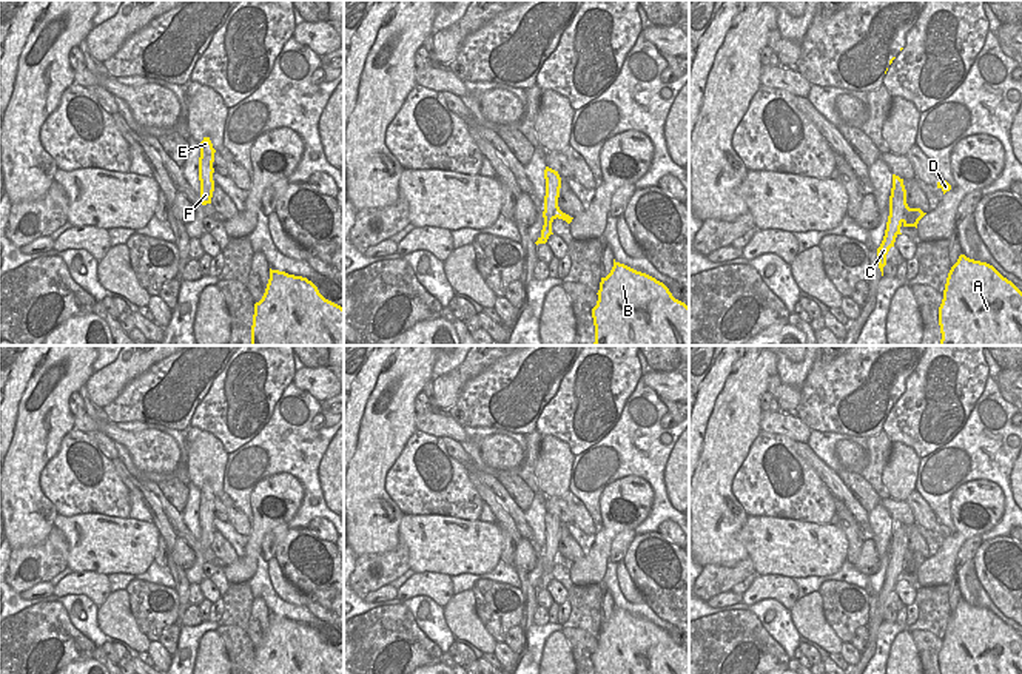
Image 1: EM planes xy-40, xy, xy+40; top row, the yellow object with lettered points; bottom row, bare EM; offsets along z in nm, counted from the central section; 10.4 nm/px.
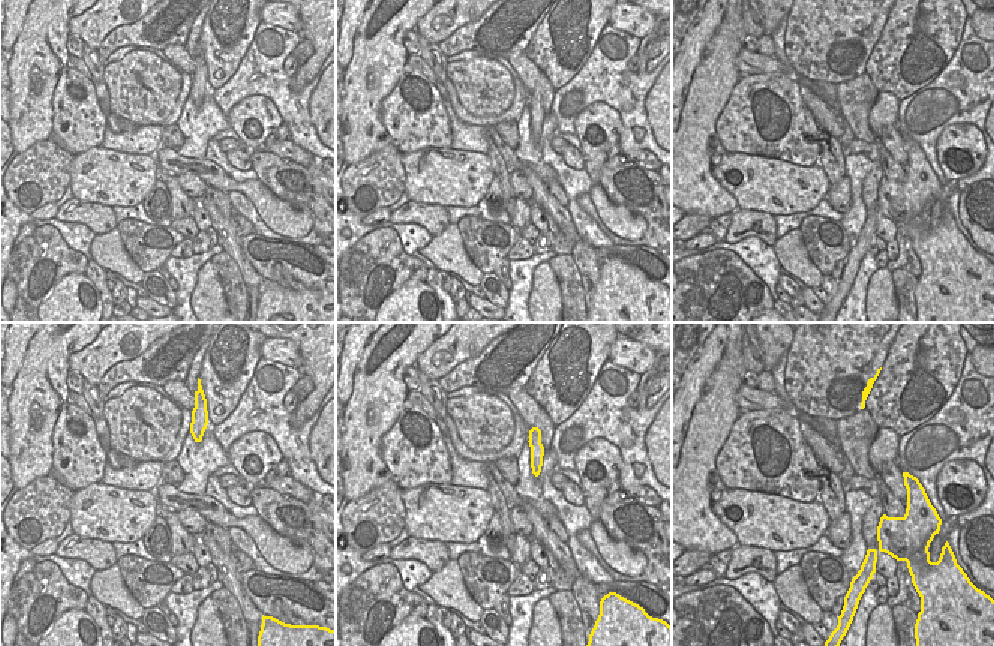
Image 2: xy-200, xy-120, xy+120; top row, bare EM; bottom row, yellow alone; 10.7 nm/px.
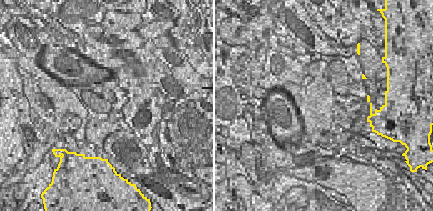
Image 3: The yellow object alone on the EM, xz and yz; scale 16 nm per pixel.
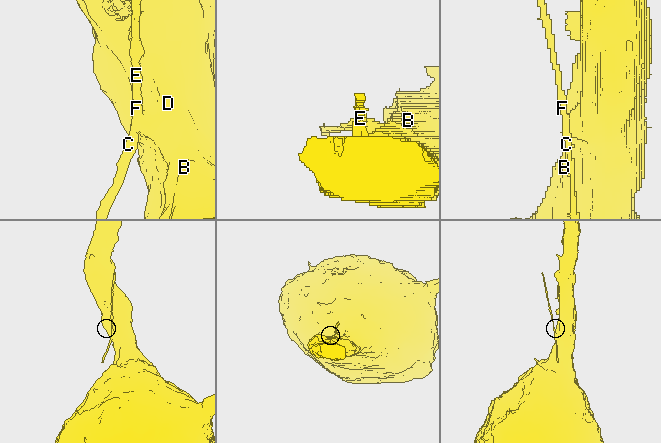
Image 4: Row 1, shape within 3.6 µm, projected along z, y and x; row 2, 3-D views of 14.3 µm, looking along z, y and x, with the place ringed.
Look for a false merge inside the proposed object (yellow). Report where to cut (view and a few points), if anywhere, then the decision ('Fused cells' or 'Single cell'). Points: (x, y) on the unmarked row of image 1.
Split along xy+40 (907, 549), (902, 566). Fused cells

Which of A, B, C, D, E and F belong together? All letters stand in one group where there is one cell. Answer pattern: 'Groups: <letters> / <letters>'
Groups: A B D / C E F

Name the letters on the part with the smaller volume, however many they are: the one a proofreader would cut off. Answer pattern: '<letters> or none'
C, E, F

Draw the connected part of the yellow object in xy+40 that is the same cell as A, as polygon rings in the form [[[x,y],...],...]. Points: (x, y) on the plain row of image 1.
[[[960,600],[939,652],[940,674],[1022,674],[1022,637],[993,611]]]

